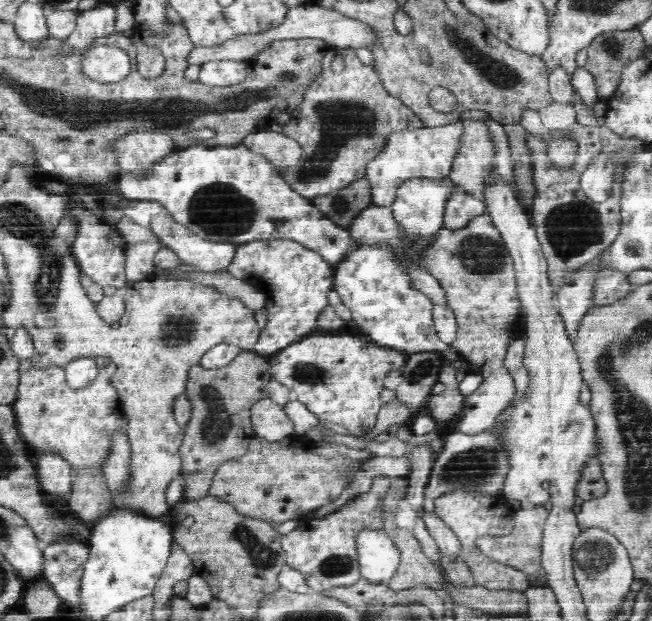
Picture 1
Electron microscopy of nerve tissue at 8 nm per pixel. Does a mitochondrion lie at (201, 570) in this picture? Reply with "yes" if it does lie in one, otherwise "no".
no

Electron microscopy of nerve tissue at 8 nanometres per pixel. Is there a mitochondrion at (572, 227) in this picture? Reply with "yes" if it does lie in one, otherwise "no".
yes

